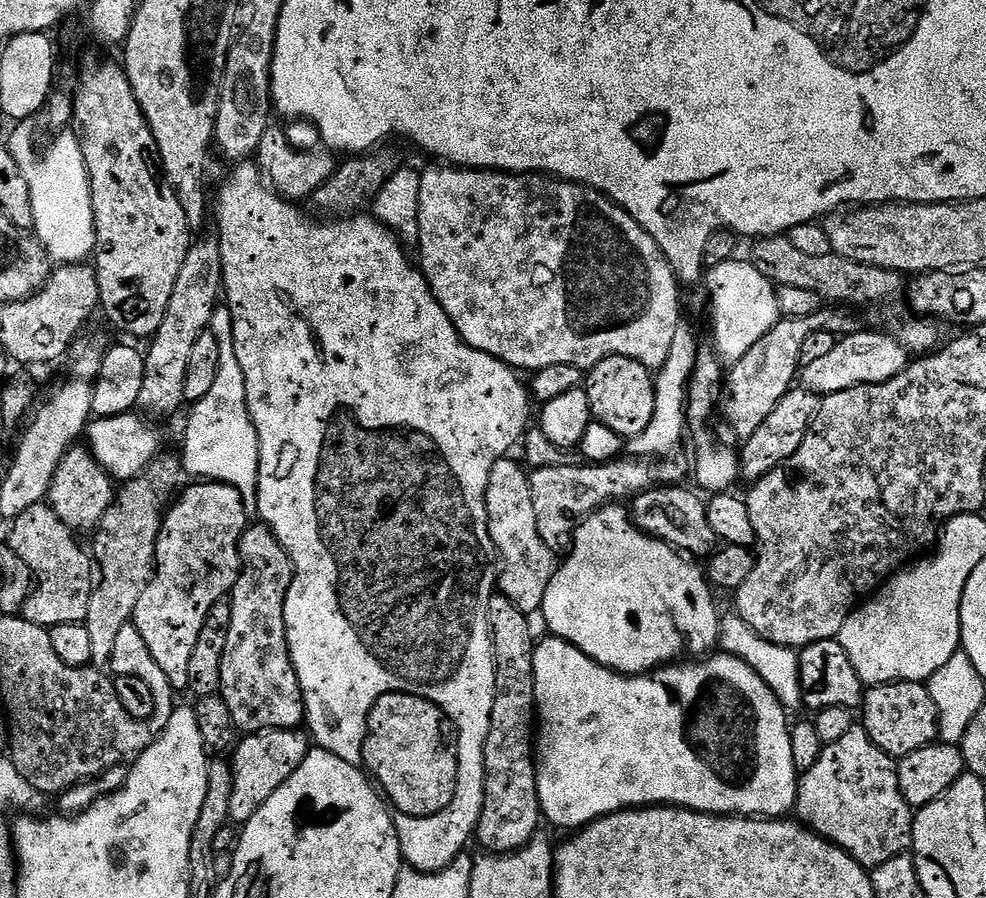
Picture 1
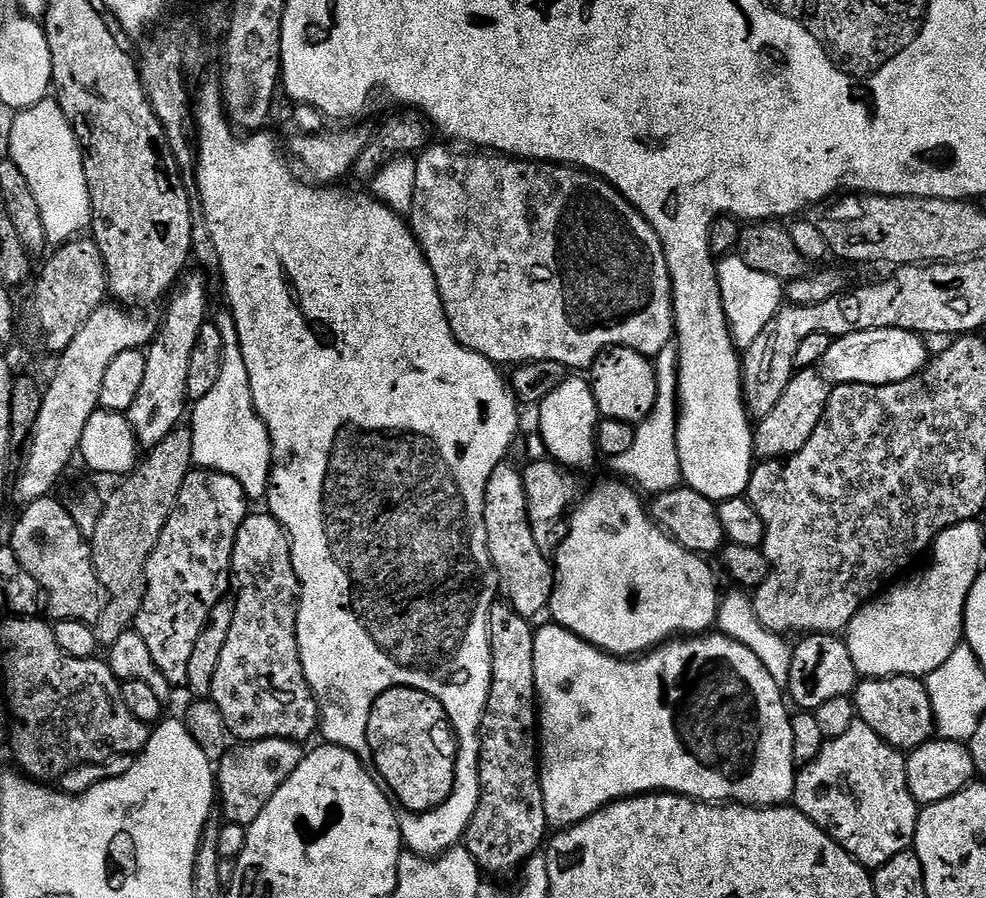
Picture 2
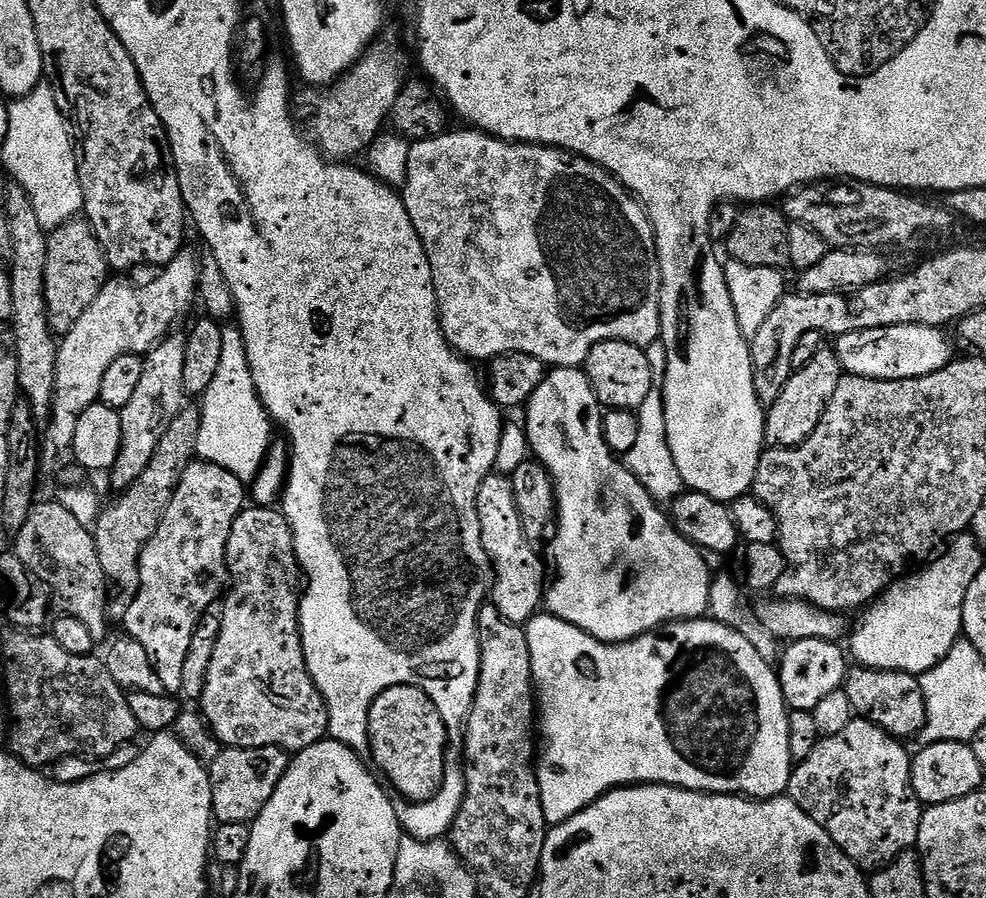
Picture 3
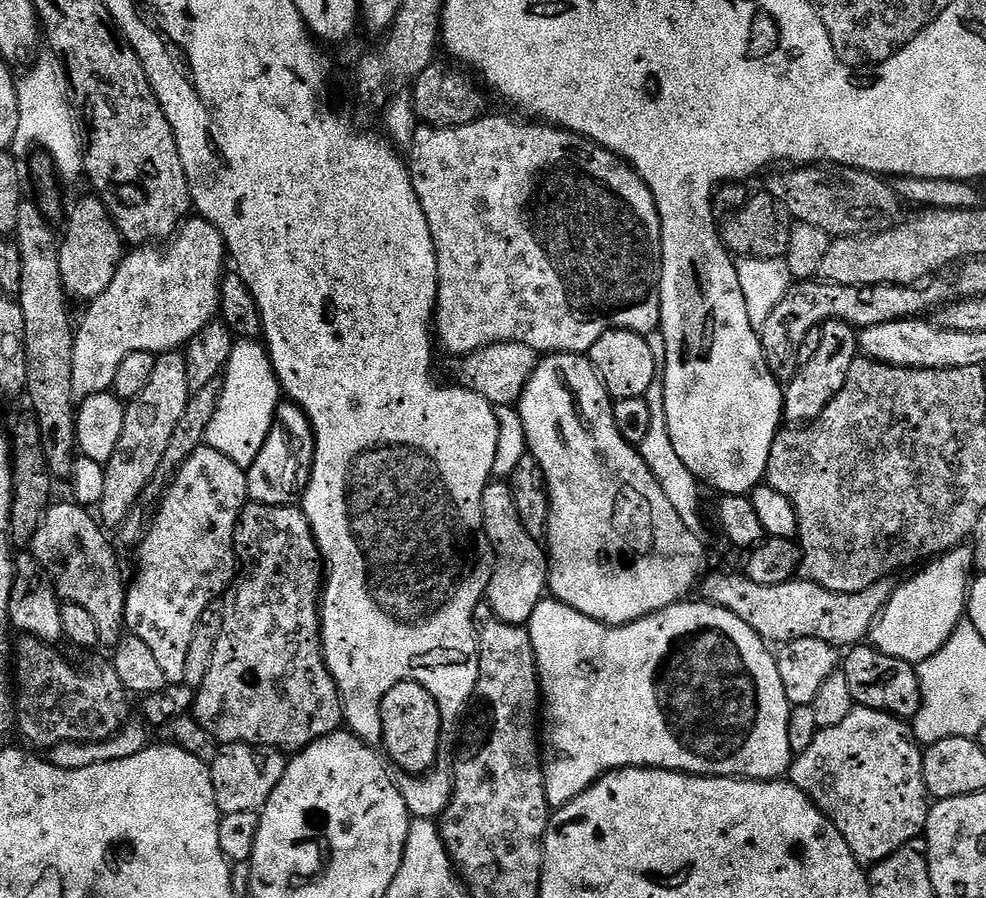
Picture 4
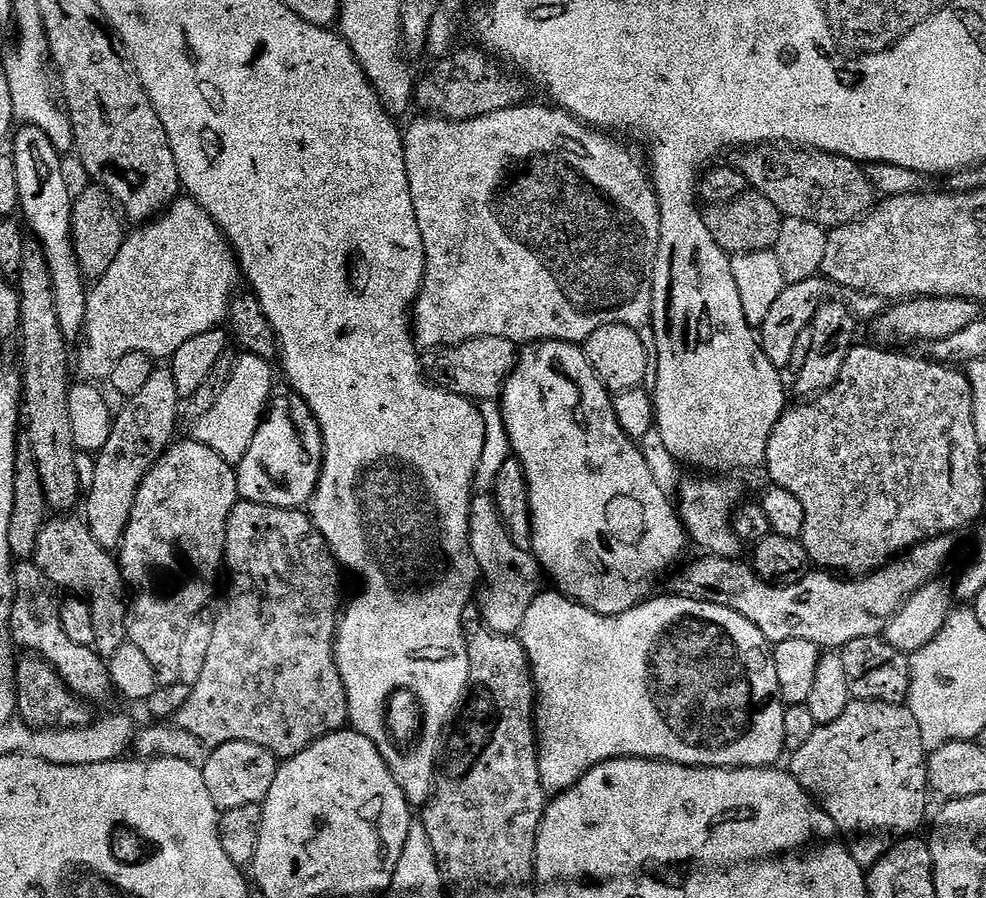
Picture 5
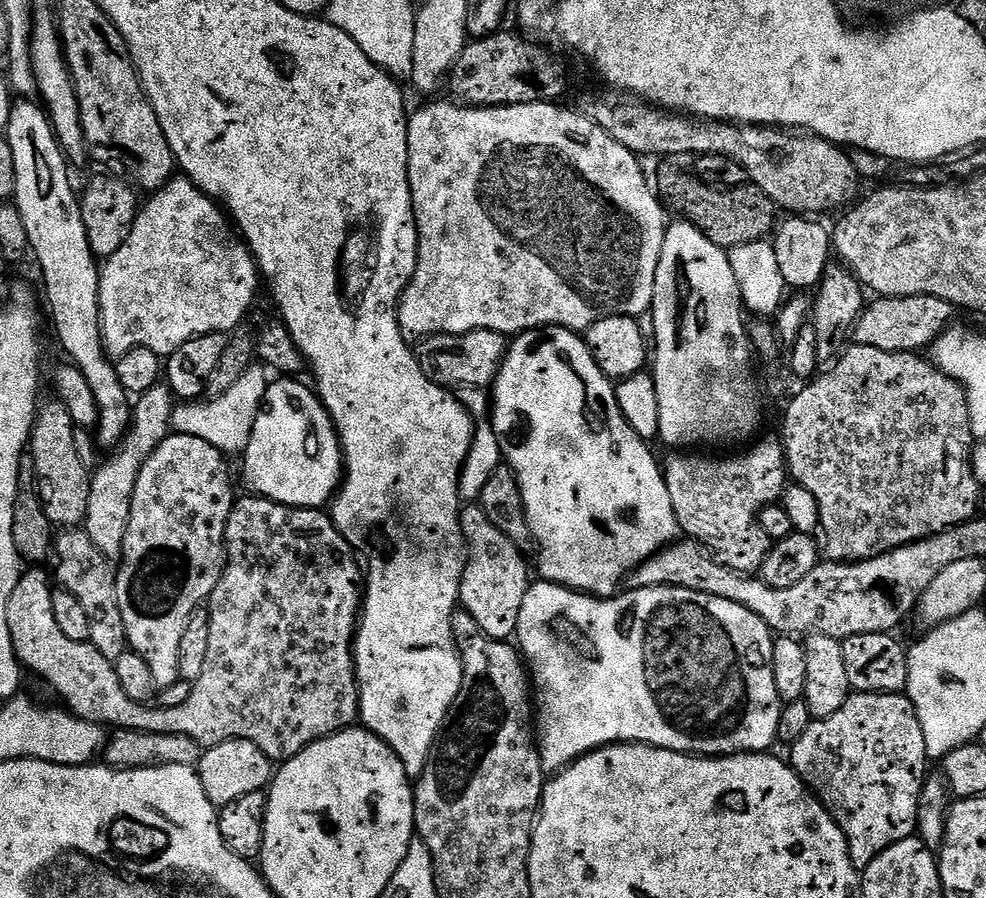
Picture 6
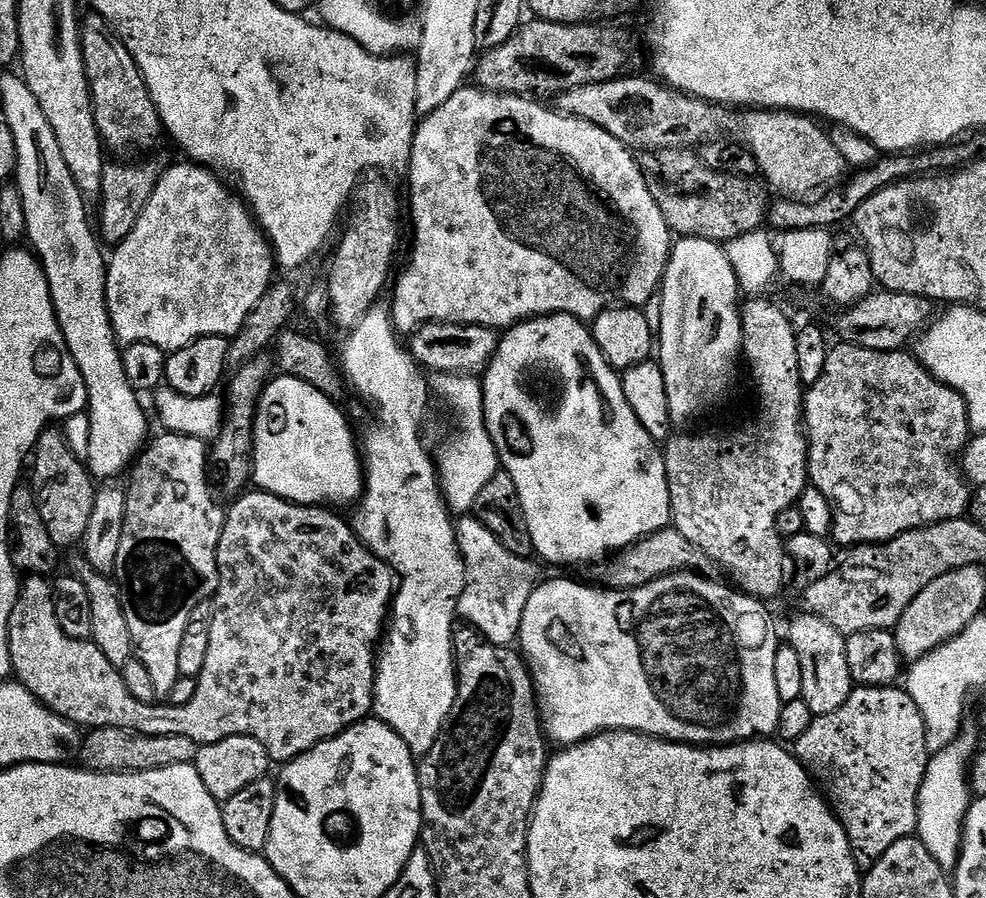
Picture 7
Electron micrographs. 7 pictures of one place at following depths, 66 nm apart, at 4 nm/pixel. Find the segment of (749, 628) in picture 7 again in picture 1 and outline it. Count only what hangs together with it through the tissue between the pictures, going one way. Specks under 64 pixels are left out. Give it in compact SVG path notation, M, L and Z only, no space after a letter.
M549 635L535 645L534 694L538 713L538 798L543 819L556 828L579 830L612 812L622 812L630 808L645 806L675 806L689 808L692 812L710 812L713 816L751 816L753 818L784 818L796 807L798 773L794 766L794 754L790 754L789 713L780 700L772 693L770 686L745 661L727 654L708 654L703 658L688 658L683 662L665 664L647 674L629 676L614 672L611 668L594 662L582 650Z

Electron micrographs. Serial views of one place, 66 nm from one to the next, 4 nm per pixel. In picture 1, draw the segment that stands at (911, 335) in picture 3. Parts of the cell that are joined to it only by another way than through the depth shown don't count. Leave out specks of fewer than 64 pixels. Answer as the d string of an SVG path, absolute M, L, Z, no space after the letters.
M857 330L845 335L843 338L837 339L834 350L830 350L830 354L824 355L823 358L814 358L814 362L804 364L802 368L802 384L809 391L825 397L838 390L850 390L859 384L881 384L886 382L898 375L899 372L904 371L909 363L910 353L895 335L887 336L884 332L863 332L863 330Z

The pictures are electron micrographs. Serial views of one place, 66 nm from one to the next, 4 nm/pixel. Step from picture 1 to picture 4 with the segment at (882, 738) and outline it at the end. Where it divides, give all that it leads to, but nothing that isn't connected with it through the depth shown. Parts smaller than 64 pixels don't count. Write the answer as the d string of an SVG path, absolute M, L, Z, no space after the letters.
M874 646L864 647L849 647L842 660L842 679L850 688L853 705L888 712L891 716L901 718L915 717L920 709L920 688L916 668L906 660L890 658Z

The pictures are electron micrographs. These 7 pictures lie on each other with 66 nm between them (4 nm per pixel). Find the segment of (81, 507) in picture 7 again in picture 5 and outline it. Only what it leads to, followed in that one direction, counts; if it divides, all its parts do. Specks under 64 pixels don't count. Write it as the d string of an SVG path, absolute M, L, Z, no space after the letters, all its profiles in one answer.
M35 239L24 242L24 257L18 273L20 293L20 330L24 336L24 368L22 367L22 412L26 417L26 439L34 450L38 462L38 474L42 478L44 497L49 509L56 514L68 514L76 503L81 503L80 472L76 469L78 432L72 427L72 415L68 409L70 379L70 342L58 326L58 310L54 302L52 275L44 257L44 250Z

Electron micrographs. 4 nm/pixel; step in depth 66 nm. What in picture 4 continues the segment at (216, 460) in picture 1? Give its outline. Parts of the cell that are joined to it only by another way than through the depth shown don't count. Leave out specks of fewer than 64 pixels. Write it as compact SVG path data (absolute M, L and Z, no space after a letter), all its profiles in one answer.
M248 338L233 343L232 357L222 373L220 397L204 434L207 447L222 453L241 470L252 464L269 432L273 431L272 419L276 416L276 403L282 400L282 393L276 383L276 374L272 371L265 345L260 342L252 343L256 342Z

